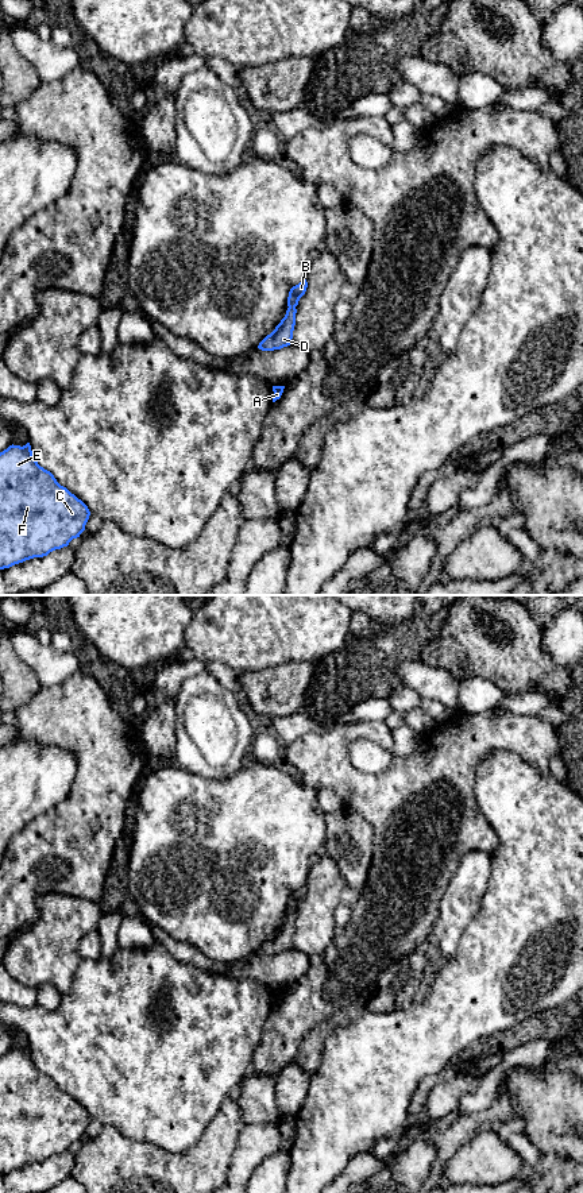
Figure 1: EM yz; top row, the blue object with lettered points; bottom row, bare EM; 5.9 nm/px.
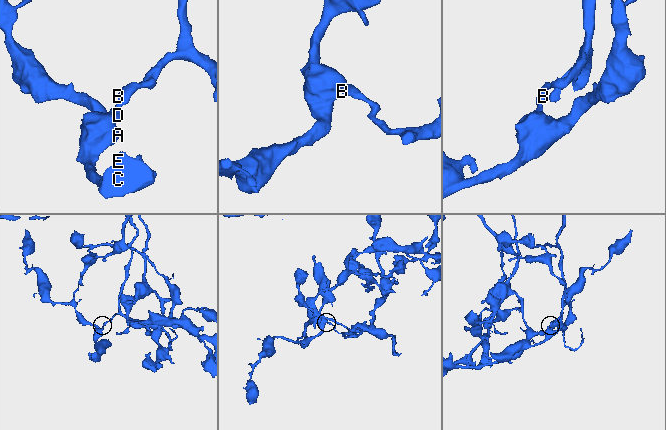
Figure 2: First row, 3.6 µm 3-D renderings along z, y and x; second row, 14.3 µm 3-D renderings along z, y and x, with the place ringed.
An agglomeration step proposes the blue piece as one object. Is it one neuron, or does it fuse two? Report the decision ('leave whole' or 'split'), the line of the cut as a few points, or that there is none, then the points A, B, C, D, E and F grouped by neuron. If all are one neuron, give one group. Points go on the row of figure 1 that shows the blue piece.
split; cut in yz along (289, 305), (294, 307); A C D E F / B

